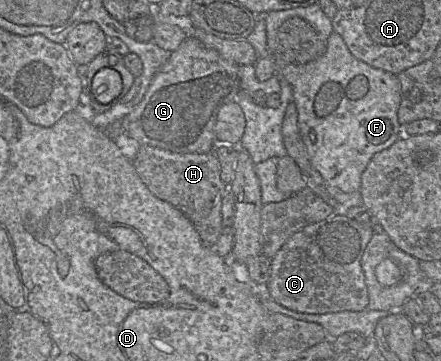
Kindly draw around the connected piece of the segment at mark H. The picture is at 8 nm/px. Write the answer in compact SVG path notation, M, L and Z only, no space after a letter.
M139 145L132 162L150 192L181 211L193 224L202 244L214 249L223 229L223 198L229 191L229 186L221 180L221 166L216 154L182 154L149 145Z

